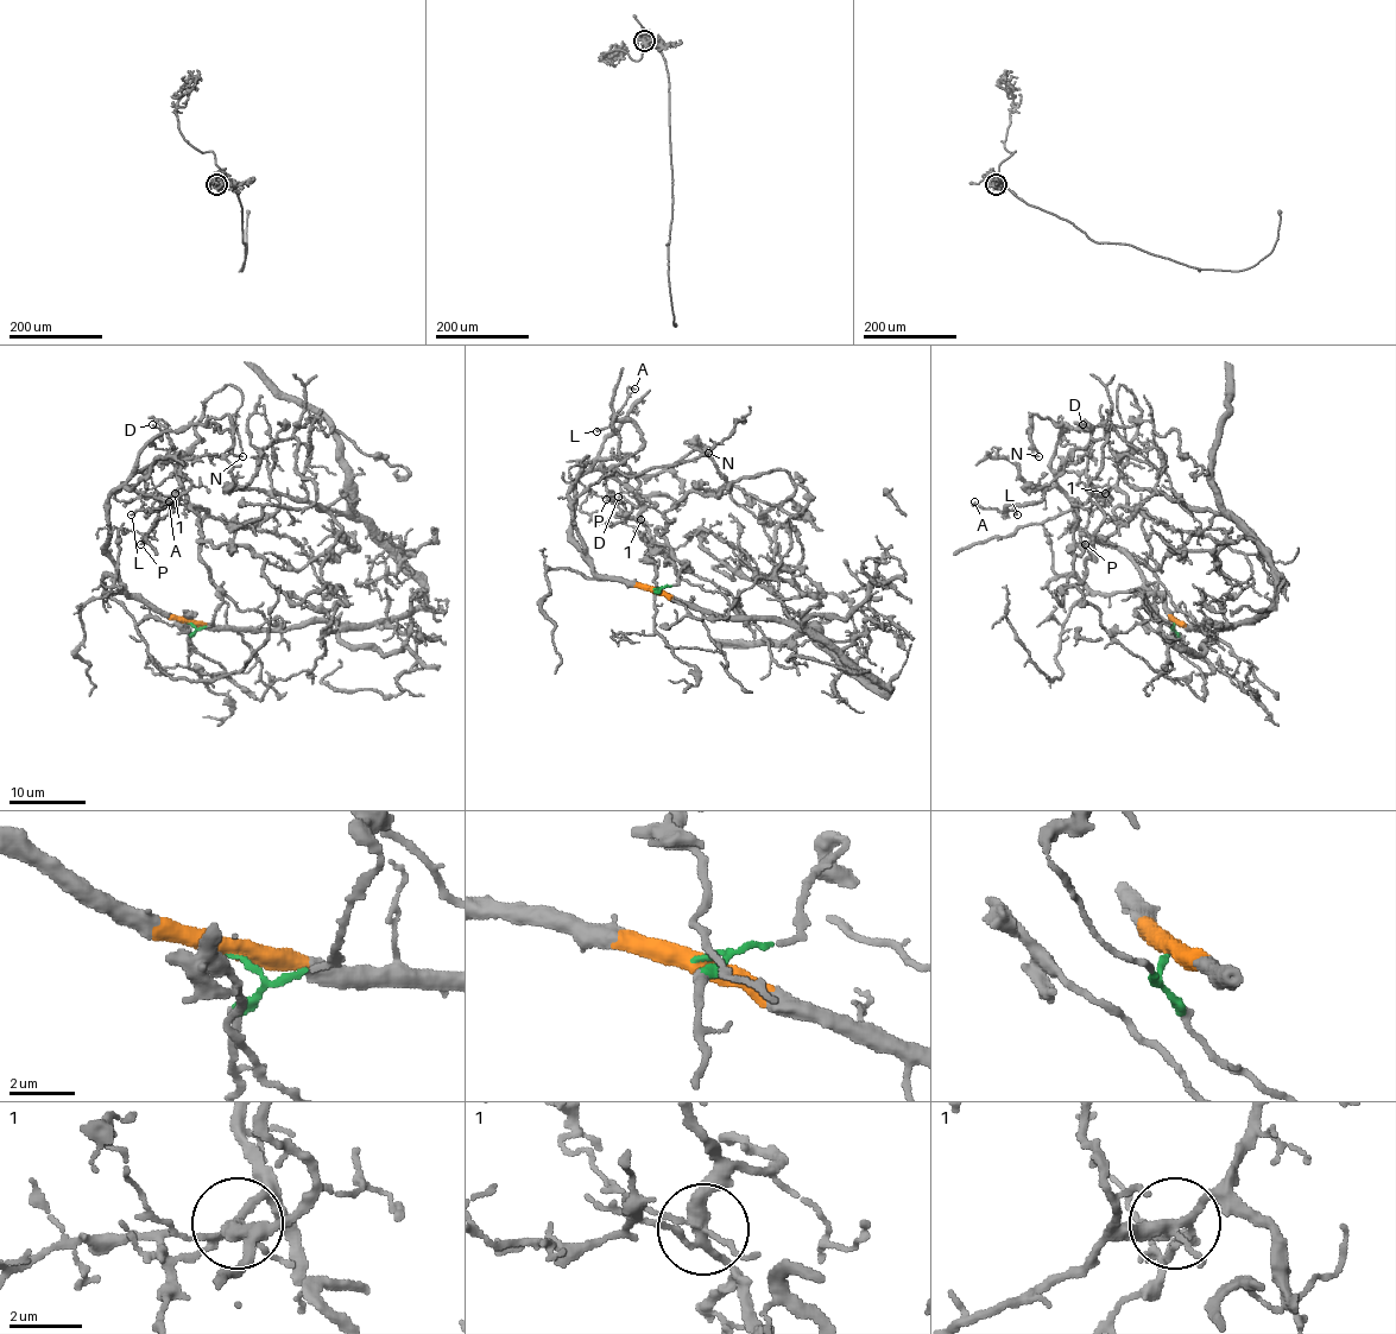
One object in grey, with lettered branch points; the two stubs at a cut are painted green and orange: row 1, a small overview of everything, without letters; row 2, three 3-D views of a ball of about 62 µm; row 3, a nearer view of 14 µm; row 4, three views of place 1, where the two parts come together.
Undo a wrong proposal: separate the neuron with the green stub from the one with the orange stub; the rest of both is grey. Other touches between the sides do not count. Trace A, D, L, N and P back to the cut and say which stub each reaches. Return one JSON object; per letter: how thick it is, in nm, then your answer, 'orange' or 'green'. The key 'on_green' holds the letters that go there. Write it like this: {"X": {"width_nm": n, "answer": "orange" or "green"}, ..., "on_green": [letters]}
{"A": {"width_nm": 120, "answer": "orange"}, "D": {"width_nm": 130, "answer": "green"}, "L": {"width_nm": 120, "answer": "orange"}, "N": {"width_nm": 110, "answer": "orange"}, "P": {"width_nm": 70, "answer": "green"}, "on_green": ["D", "P"]}

